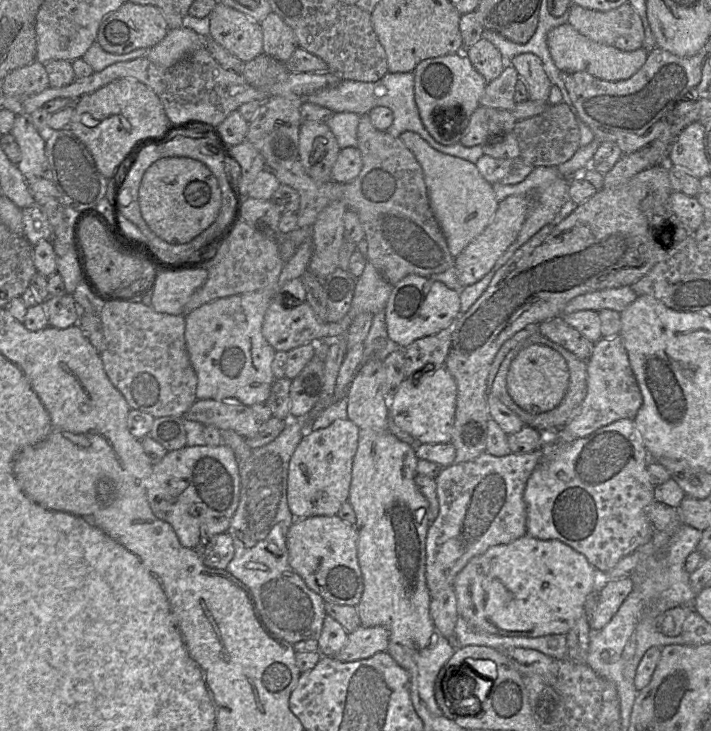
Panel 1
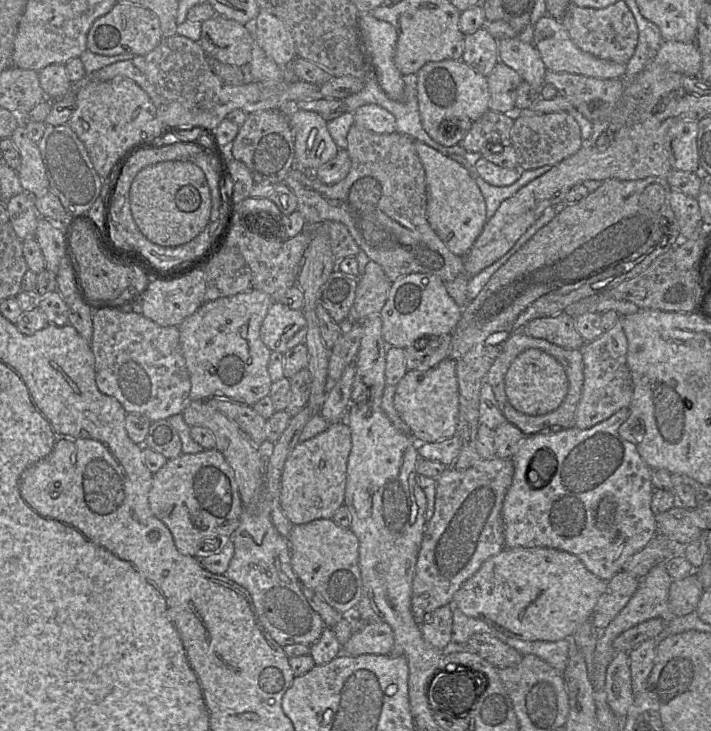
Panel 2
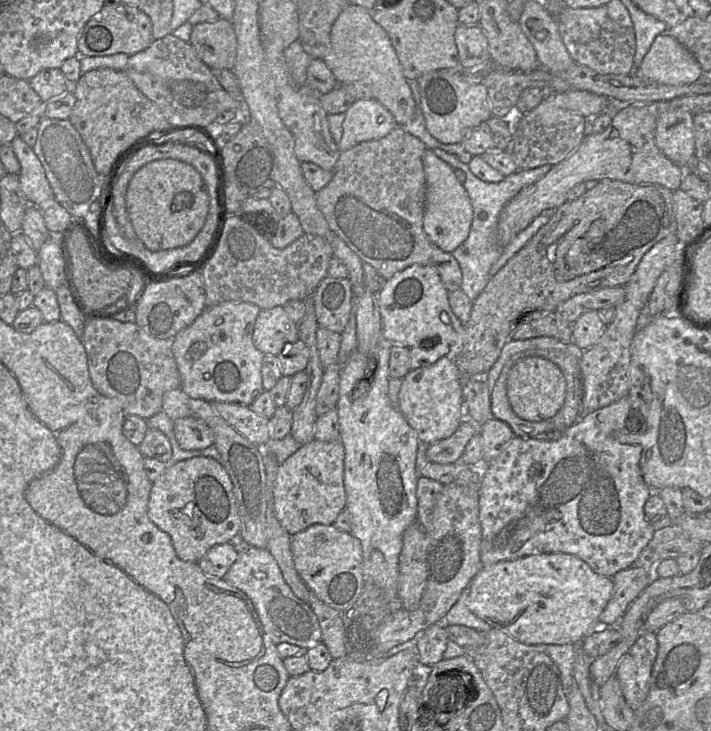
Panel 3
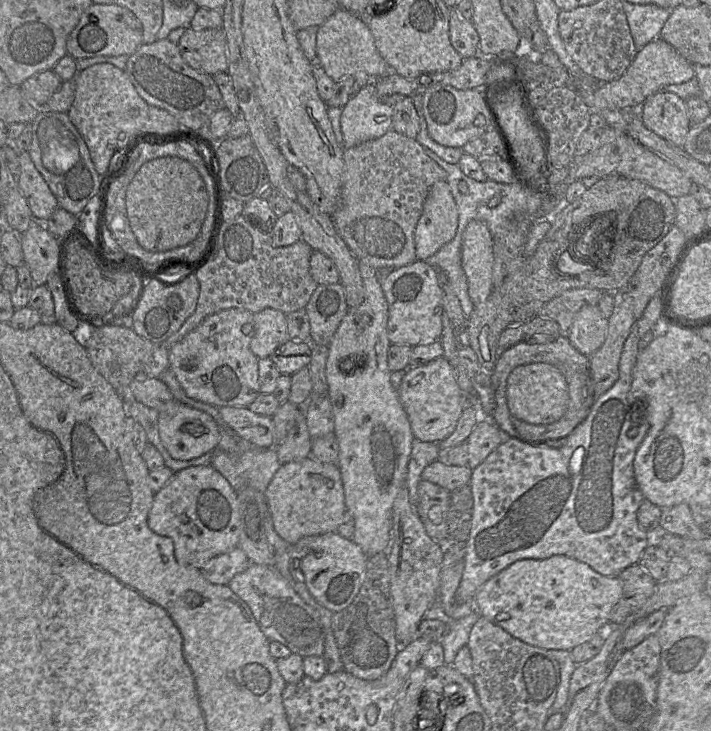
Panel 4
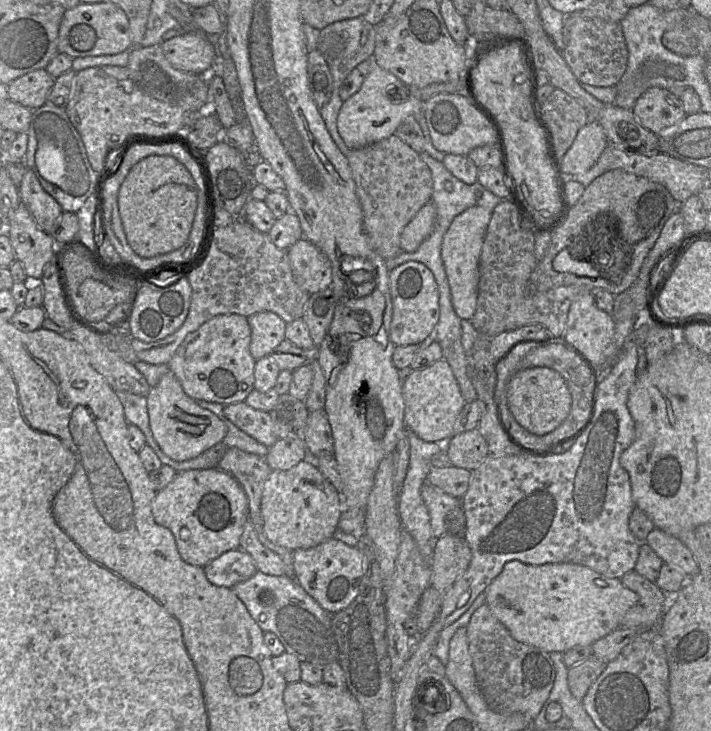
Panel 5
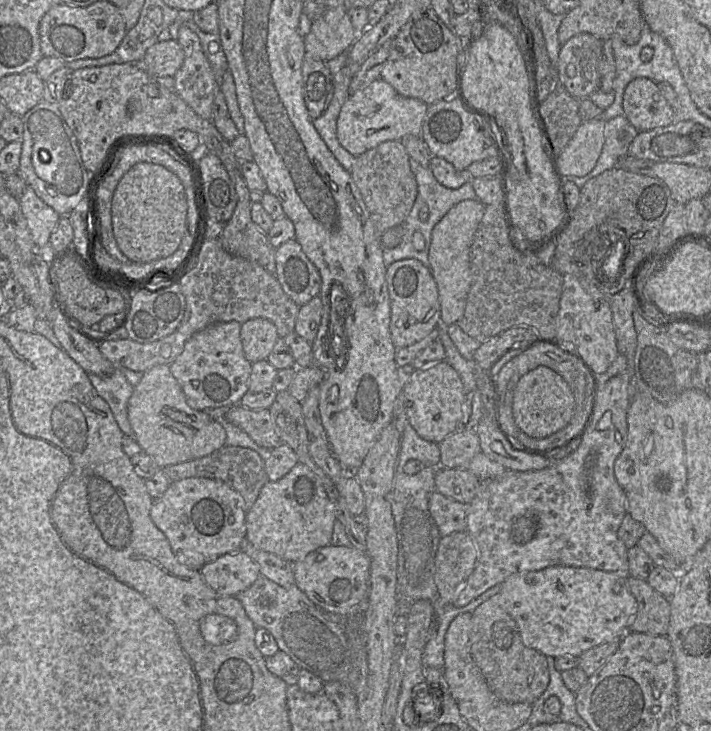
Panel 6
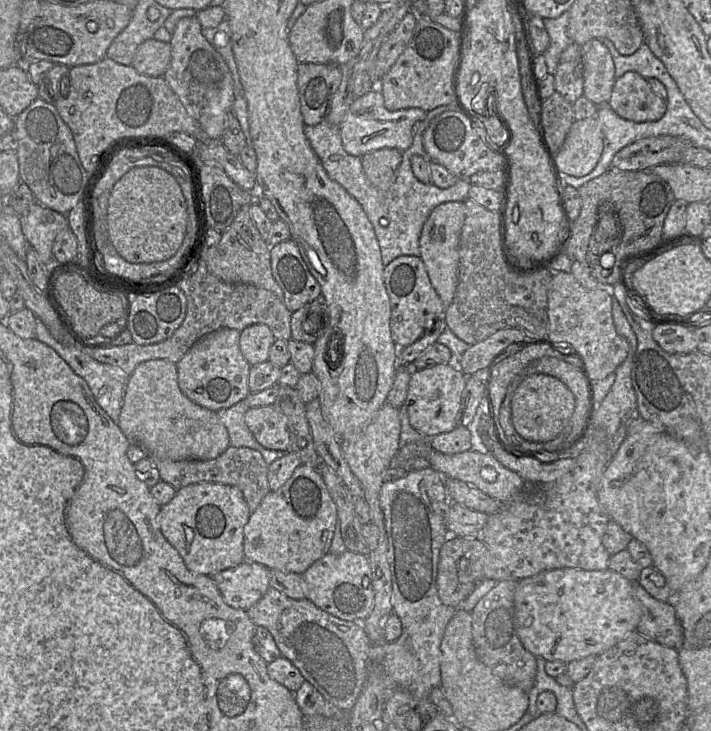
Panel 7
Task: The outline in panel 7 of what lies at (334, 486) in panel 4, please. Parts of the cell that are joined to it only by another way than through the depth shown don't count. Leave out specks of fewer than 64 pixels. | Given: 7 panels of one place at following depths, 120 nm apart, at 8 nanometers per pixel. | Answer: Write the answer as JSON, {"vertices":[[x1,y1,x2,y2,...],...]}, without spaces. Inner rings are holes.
{"vertices":[[302,463,278,490,270,490,251,512,244,527,245,560,267,569,302,575,329,552,336,525,336,505,320,472]]}

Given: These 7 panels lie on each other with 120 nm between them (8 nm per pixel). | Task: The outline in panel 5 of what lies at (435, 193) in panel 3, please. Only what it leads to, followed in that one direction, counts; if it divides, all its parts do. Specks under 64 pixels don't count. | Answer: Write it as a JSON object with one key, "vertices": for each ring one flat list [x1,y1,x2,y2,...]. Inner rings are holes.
{"vertices":[[426,203,405,226,400,236,400,247,404,252,414,252,431,234,436,220,436,208]]}

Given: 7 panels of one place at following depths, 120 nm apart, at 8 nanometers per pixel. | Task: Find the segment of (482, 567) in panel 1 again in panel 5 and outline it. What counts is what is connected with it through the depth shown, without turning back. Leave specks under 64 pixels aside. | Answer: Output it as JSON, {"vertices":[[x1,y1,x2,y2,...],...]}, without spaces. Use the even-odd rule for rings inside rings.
{"vertices":[[518,560,509,561,484,592,490,611,515,640,548,653,565,653,577,645,592,645,621,627,624,615,638,602,638,595,628,589,621,578,610,578,574,563,529,565]]}

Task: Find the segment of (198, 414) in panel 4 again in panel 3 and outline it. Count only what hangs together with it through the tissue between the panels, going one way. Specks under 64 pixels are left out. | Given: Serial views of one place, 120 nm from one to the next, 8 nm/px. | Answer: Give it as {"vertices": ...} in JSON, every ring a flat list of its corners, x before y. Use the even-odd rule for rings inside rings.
{"vertices":[[194,417,173,420,173,431,177,443,183,450,202,450,214,443,212,430]]}

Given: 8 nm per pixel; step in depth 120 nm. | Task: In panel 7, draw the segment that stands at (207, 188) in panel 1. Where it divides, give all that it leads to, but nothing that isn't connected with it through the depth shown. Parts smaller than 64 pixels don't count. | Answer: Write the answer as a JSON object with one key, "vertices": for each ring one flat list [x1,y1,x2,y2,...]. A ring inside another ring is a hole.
{"vertices":[[156,166,134,167,114,185,108,200,107,227,117,253,130,263,152,263,171,258,186,233,187,206,177,181]]}

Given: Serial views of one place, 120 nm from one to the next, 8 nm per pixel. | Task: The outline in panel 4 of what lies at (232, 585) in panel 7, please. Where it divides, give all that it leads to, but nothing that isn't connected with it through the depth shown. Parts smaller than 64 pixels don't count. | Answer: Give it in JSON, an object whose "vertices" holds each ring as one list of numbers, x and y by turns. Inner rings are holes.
{"vertices":[[238,546,229,552,211,558,200,570,209,582,227,585,236,574,246,570,250,564,247,555]]}

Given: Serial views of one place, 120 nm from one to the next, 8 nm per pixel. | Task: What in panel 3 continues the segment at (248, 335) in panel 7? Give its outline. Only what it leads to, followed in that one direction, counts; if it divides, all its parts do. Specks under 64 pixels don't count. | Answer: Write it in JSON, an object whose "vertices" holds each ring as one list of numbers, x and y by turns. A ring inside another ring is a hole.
{"vertices":[[283,306,259,312,253,330,253,344,260,352,278,356,298,339,298,324,289,318]]}

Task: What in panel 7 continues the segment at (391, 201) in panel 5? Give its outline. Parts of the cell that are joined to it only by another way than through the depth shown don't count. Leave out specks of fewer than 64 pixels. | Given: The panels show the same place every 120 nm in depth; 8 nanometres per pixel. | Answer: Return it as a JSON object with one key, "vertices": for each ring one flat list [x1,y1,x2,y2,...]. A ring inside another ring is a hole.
{"vertices":[[382,148,361,157,363,171,378,191,386,193,394,183,402,153,396,148]]}

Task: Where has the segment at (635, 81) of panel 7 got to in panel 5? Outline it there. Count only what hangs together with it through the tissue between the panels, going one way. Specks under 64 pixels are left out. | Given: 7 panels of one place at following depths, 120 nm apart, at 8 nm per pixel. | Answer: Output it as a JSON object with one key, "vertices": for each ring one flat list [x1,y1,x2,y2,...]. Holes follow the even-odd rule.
{"vertices":[[651,87,637,98,632,112,644,128,655,134,686,116,680,99,659,87]]}

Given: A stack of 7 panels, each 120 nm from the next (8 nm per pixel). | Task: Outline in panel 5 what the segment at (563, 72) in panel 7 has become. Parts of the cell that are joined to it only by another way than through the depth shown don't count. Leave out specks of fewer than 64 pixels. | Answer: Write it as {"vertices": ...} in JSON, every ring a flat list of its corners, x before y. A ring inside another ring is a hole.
{"vertices":[[579,13,566,15,563,25,563,40,562,56,581,84,596,87,612,87,618,84,628,61,628,49,620,22,585,18]]}

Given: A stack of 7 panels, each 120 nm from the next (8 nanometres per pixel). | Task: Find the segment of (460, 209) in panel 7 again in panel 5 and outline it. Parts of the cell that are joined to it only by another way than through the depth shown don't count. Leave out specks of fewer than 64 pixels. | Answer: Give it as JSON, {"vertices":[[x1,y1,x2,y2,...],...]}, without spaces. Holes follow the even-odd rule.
{"vertices":[[482,206,470,207,453,219,443,237,441,257,450,287,452,306,462,320,470,320,476,311,480,254,491,213]]}

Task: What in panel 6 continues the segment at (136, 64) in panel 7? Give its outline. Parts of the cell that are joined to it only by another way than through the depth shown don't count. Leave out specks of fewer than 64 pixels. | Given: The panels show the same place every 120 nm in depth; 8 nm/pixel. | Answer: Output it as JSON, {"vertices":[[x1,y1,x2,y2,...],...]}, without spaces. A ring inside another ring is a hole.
{"vertices":[[177,40,157,42,147,49,141,65,160,79,172,79,184,61,184,51]]}

